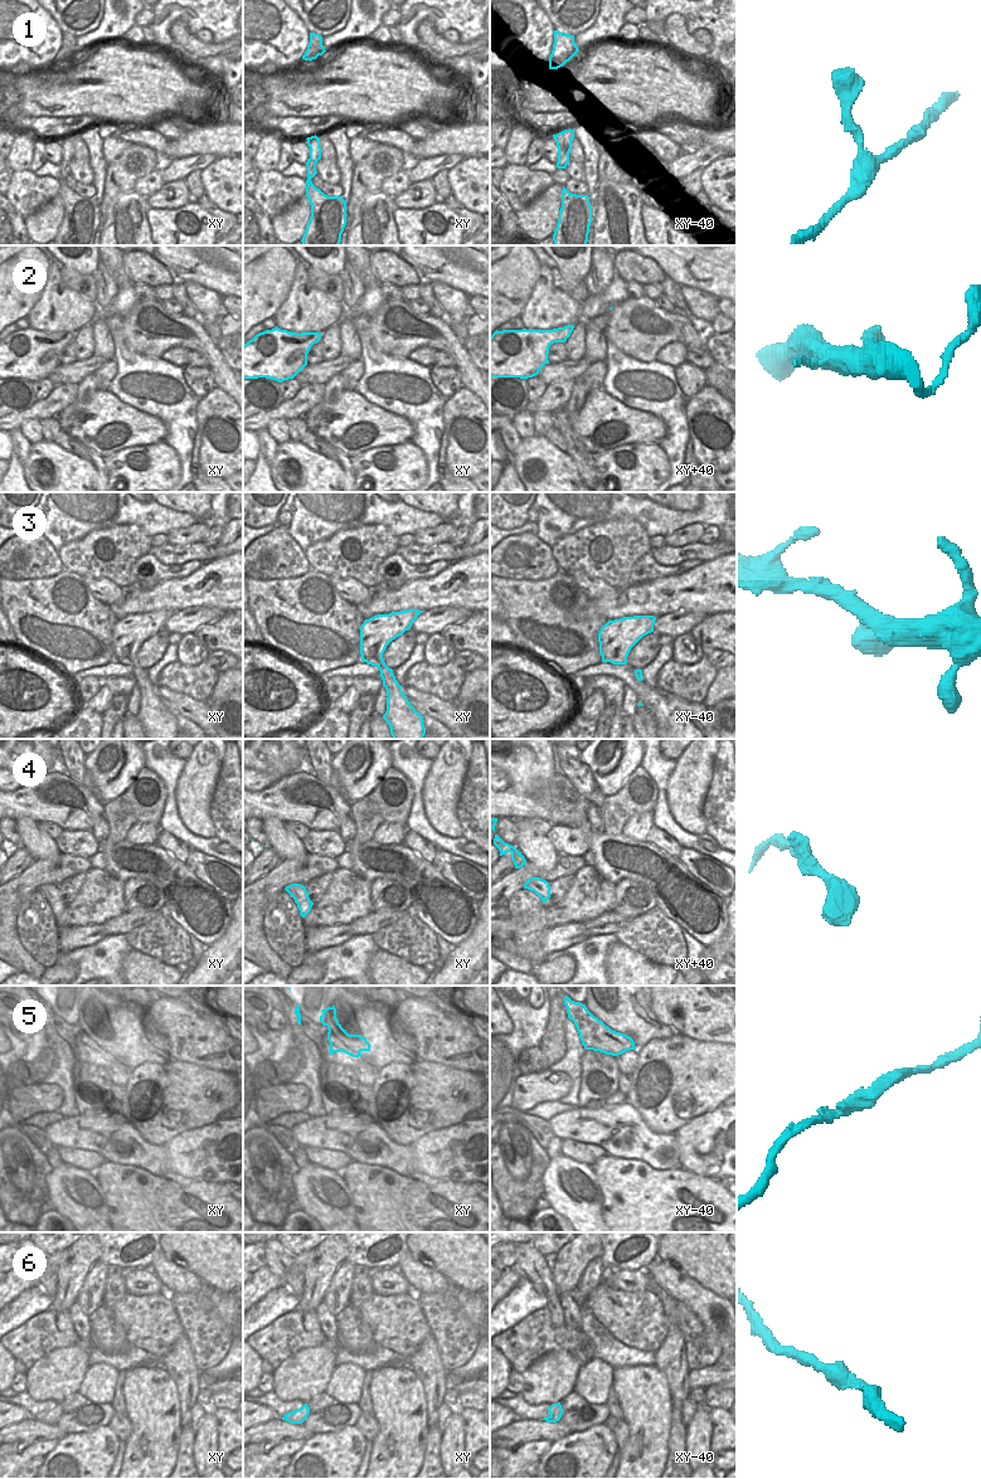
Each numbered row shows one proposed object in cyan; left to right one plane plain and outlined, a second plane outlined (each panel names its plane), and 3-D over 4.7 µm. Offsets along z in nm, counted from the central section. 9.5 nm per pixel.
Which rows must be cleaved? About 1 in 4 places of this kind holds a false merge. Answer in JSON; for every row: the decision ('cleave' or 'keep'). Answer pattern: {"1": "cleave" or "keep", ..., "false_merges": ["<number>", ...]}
{"1": "keep", "2": "keep", "3": "keep", "4": "keep", "5": "keep", "6": "keep", "false_merges": []}

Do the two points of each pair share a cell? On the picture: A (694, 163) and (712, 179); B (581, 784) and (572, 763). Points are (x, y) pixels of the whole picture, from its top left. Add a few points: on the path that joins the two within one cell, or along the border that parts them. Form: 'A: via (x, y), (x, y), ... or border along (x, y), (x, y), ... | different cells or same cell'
A: border along (723, 156), (713, 160), (703, 169) | different cells
B: via (581, 779), (572, 768) | same cell

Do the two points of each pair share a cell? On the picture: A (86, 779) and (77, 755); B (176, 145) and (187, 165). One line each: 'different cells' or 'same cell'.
A: same cell
B: different cells

